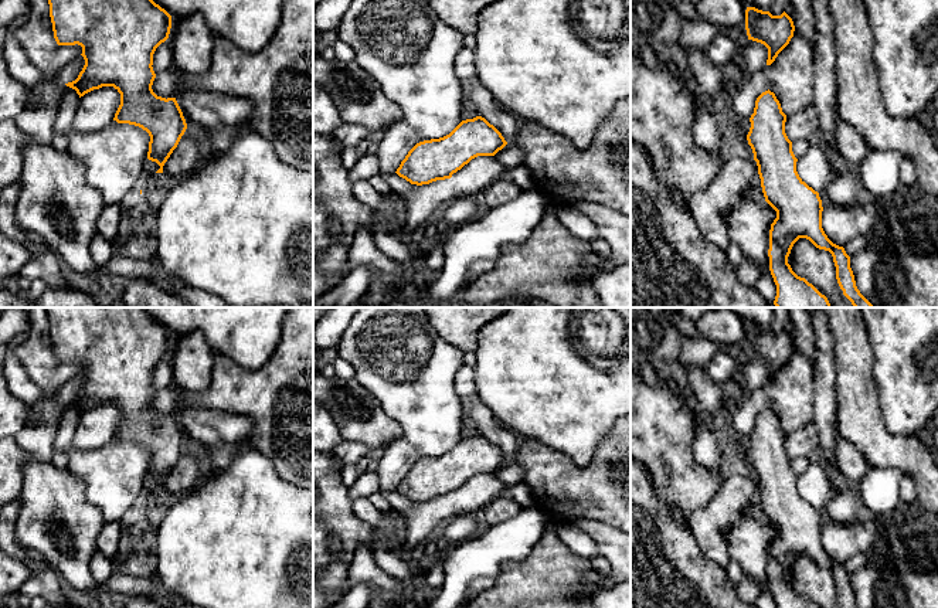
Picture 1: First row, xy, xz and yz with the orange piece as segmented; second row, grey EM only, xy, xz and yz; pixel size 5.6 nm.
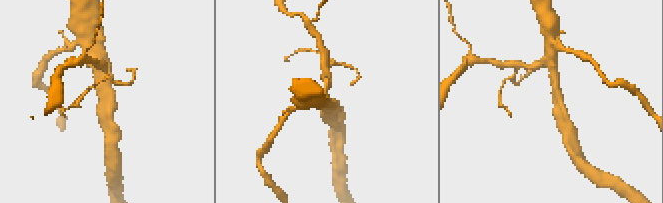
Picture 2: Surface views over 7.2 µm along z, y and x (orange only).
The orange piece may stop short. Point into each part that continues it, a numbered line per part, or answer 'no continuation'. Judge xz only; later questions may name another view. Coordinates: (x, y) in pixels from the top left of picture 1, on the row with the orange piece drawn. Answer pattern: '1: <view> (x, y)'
no continuation

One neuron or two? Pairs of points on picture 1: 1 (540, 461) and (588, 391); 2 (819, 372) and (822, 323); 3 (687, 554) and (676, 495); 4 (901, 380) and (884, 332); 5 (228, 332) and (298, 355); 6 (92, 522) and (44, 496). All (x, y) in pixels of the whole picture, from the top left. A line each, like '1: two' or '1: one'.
1: two
2: one
3: two
4: one
5: two
6: one

